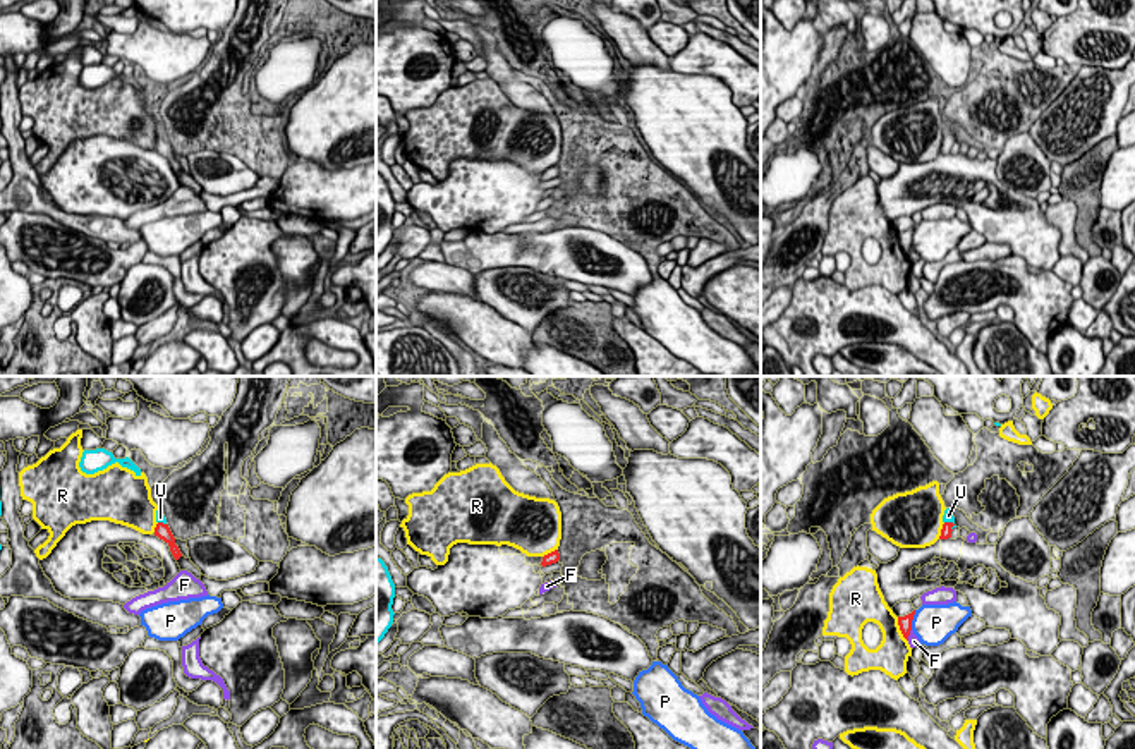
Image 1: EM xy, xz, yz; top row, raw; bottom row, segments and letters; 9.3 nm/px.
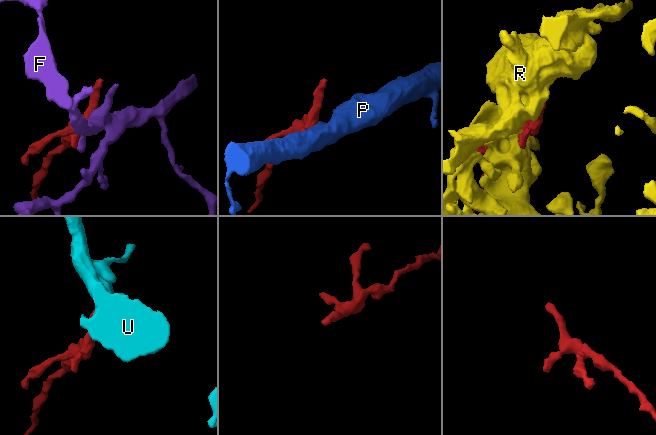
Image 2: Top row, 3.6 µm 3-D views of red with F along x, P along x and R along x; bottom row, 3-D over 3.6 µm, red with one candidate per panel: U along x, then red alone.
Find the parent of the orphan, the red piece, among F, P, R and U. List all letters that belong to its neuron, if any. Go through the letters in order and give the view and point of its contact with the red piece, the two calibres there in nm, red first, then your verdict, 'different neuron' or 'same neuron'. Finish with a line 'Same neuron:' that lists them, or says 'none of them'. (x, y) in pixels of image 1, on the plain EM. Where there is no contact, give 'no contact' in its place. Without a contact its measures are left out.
F: contact yz (909, 249); calibres 130 and 100 nm; different neuron
P: contact yz (910, 236); calibres 130 and 380 nm; different neuron
R: contact yz (900, 244); calibres 130 and 300 nm; different neuron
U: contact yz (952, 138); calibres 100 and 100 nm; same neuron
Same neuron: U

